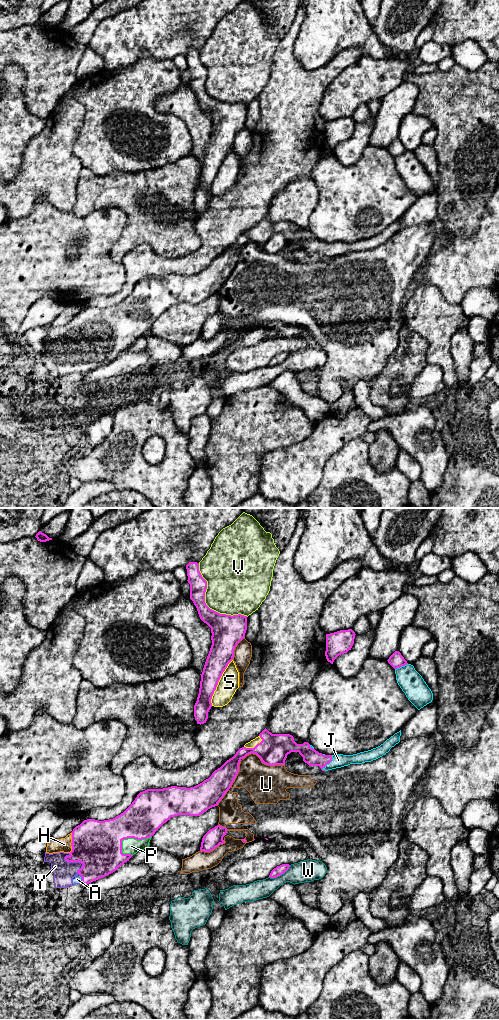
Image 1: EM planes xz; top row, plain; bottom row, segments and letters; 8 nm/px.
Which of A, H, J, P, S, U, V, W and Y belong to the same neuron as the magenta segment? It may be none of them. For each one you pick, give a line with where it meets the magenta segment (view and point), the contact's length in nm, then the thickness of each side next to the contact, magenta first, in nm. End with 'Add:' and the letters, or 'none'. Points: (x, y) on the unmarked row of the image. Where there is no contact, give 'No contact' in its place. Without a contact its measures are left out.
A: Touches magenta at xz (82, 366). Shared border 90 nm. Thickness 340 nm (magenta) against 70 nm
H: Touches magenta at xz (71, 331). Shared border 180 nm. Thickness 380 nm (magenta) against 110 nm
J: Touches magenta at xz (328, 251). Shared border 150 nm. Thickness 130 nm (magenta) against 110 nm
P: Touches magenta at xz (131, 325). Shared border 280 nm. Thickness 340 nm (magenta) against 130 nm
S: Touches magenta at xz (218, 169). Shared border 420 nm. Thickness 200 nm (magenta) against 160 nm
Y: Touches magenta at xz (75, 349). Shared border 190 nm. Thickness 380 nm (magenta) against 170 nm
Add: A, H, J, P, S, Y

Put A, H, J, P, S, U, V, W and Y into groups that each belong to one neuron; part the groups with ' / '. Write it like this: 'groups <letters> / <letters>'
groups A H J P S Y / U / V / W

